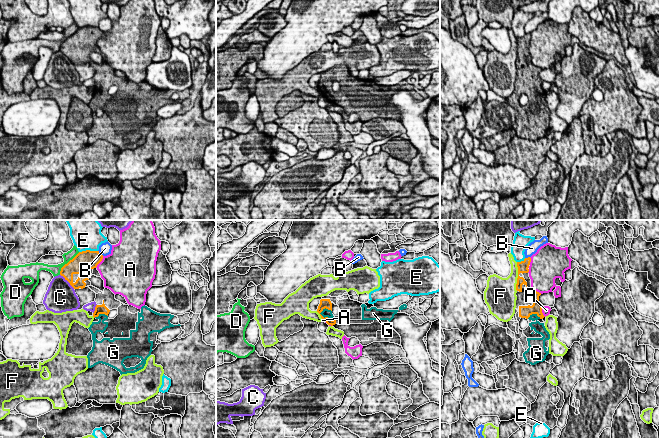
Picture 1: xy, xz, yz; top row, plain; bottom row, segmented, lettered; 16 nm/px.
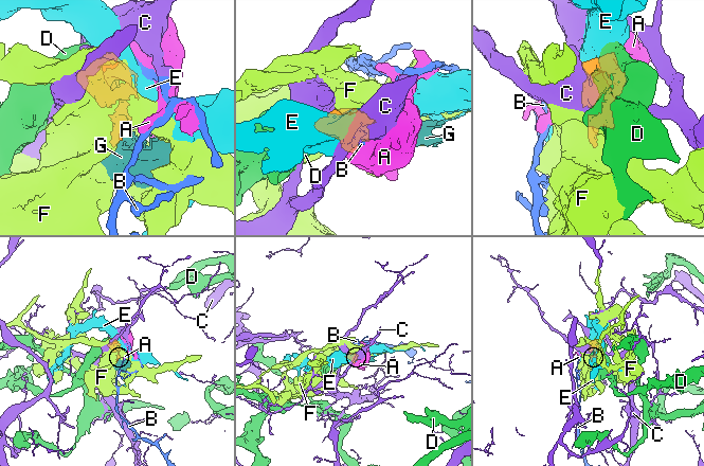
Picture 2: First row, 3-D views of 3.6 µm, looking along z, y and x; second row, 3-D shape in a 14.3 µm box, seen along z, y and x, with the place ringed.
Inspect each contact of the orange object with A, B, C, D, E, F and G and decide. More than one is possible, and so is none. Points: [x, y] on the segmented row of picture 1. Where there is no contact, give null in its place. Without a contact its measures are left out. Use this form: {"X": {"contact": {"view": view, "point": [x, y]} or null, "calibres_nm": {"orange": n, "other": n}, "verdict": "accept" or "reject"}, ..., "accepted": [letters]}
{"A": {"contact": {"view": "xy", "point": [100, 261]}, "calibres_nm": {"orange": 300, "other": 460}, "verdict": "reject"}, "B": {"contact": {"view": "xy", "point": [99, 253]}, "calibres_nm": {"orange": 300, "other": 190}, "verdict": "reject"}, "C": {"contact": {"view": "xy", "point": [67, 280]}, "calibres_nm": {"orange": 220, "other": 440}, "verdict": "reject"}, "D": {"contact": {"view": "xy", "point": [68, 262]}, "calibres_nm": {"orange": 260, "other": 160}, "verdict": "reject"}, "E": {"contact": {"view": "xy", "point": [88, 250]}, "calibres_nm": {"orange": 300, "other": 480}, "verdict": "reject"}, "F": {"contact": {"view": "yz", "point": [518, 276]}, "calibres_nm": {"orange": 170, "other": 280}, "verdict": "reject"}, "G": {"contact": {"view": "xz", "point": [327, 317]}, "calibres_nm": {"orange": 160, "other": 130}, "verdict": "accept"}, "accepted": ["G"]}

